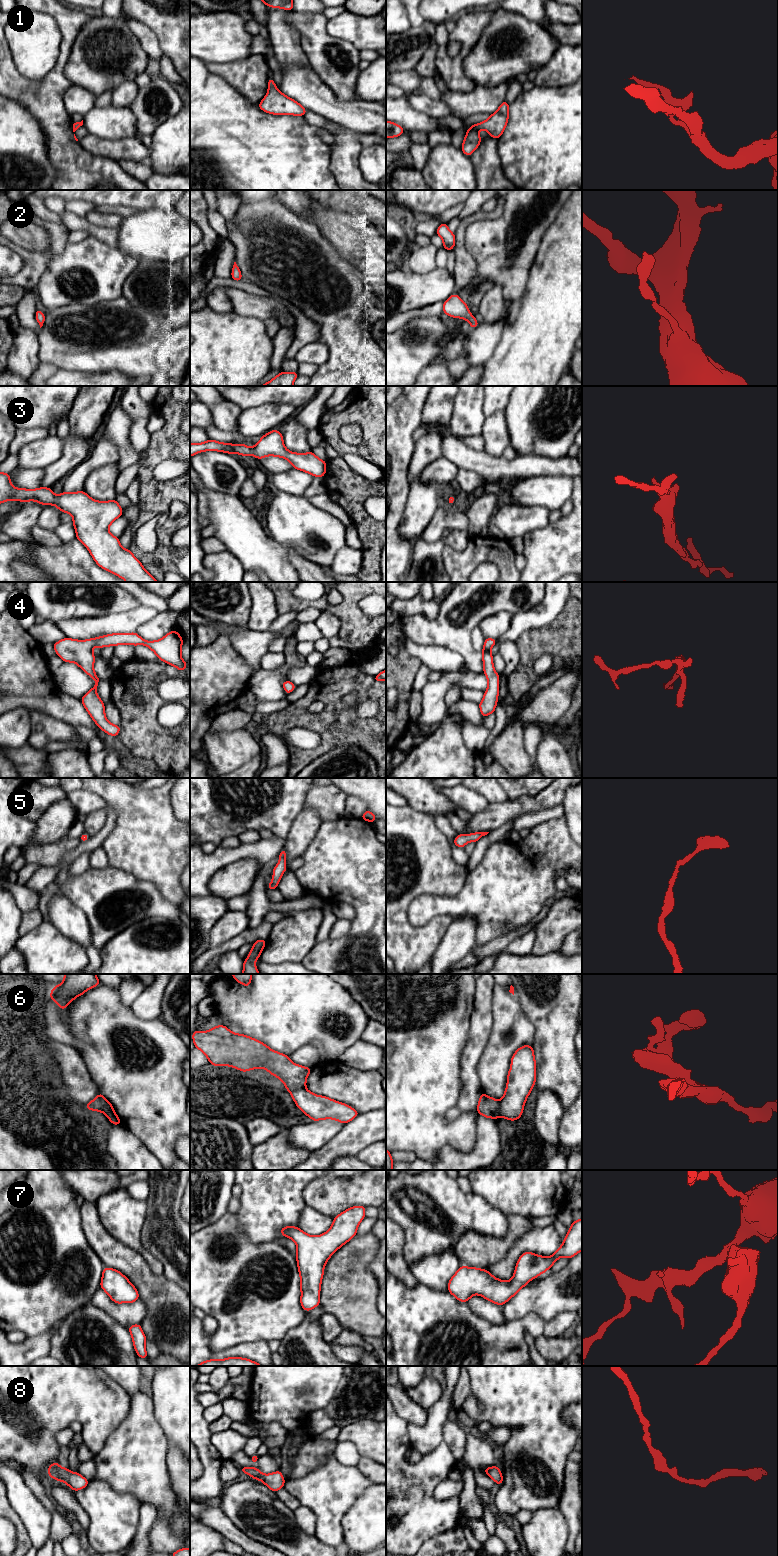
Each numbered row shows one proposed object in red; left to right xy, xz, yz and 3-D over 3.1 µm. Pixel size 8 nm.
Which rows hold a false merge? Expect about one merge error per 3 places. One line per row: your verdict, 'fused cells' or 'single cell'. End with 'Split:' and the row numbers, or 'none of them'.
1: single cell
2: single cell
3: single cell
4: single cell
5: single cell
6: fused cells
7: single cell
8: single cell
Split: 6

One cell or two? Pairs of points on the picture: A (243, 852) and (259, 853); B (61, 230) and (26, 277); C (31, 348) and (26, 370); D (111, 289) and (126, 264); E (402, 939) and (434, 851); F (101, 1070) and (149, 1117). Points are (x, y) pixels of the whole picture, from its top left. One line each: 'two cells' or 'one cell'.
A: one cell
B: one cell
C: one cell
D: one cell
E: one cell
F: one cell

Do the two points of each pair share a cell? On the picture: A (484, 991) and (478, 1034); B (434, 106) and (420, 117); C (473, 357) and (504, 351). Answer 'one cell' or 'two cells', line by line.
A: one cell
B: two cells
C: two cells

